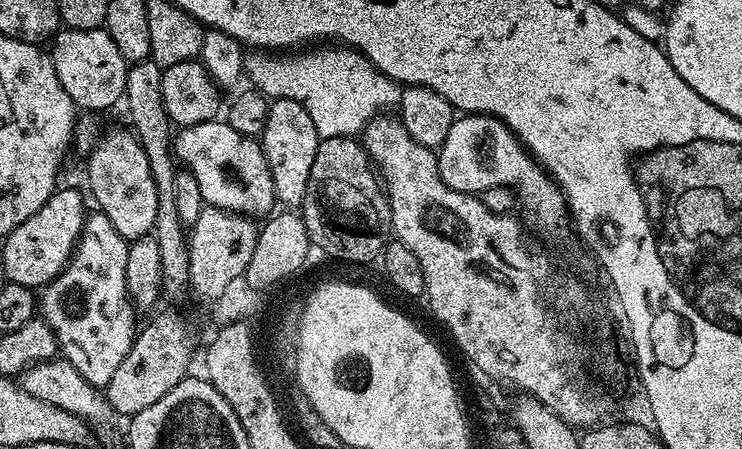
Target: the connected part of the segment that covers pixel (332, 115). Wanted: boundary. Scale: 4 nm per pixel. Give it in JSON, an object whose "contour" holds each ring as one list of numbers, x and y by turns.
{"contour":[[312,46,307,50,288,50,283,54,272,50,252,50,244,57,244,74,251,87,272,100,290,98,298,102,298,106,310,114,314,130,318,130,320,137,326,139,335,136,355,137,375,116,381,115,382,110,395,109,402,91,401,85,379,72,362,53,347,46]]}

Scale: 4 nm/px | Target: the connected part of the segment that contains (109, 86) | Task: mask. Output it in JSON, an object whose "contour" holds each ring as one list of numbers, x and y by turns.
{"contour":[[103,26,86,30,61,27,51,37,51,44,50,55,54,62,54,74,58,74,58,82,62,82,62,90,66,90,66,94,70,94,77,109,84,111,85,108,88,112,100,112,103,108,112,108,116,103,119,105,123,101,129,61,122,58,118,46,114,46,114,38,110,38,110,34]]}

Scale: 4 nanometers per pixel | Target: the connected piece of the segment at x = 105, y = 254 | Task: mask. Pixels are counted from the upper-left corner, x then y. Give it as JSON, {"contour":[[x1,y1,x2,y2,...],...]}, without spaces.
{"contour":[[98,210,87,213,84,228,80,231,72,256,64,266,64,271,45,284,38,296,38,312,42,319,50,326,56,336,56,343,62,349,63,359,72,363,74,370,86,378,95,388,103,389,114,378,114,370,122,363,122,358,130,354,130,346,136,340,138,323,136,324,137,309,128,299,126,290,126,254,129,241,124,239,106,214]]}

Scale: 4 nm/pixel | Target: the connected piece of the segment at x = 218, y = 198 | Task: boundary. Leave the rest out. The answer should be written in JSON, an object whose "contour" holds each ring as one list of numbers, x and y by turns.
{"contour":[[213,118,189,128,180,128,174,136,174,156,187,171,194,174,194,178,198,178,198,190,202,190,205,205,238,212,249,218,264,218,273,211,272,204,277,203,277,198,261,141,246,134,238,134,238,130,234,130,234,126,223,119]]}

